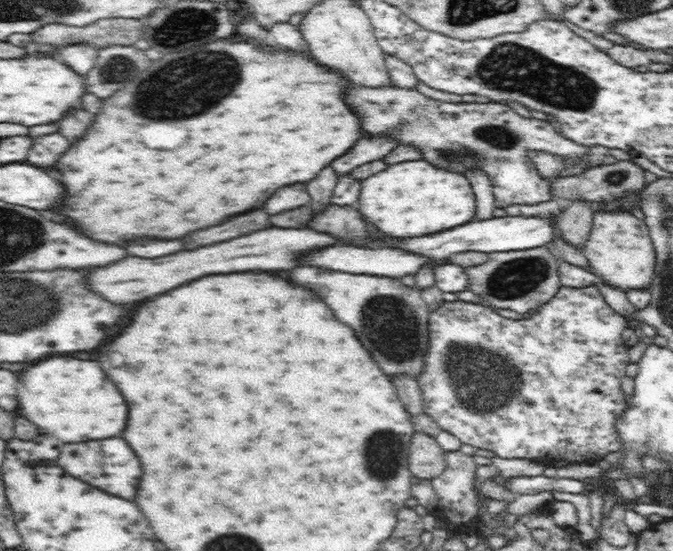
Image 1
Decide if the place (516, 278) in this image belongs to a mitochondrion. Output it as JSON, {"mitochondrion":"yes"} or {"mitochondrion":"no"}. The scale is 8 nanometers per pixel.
{"mitochondrion":"yes"}

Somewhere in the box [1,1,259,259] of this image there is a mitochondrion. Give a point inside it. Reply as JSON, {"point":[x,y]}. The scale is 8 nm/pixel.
{"point":[178,89]}

